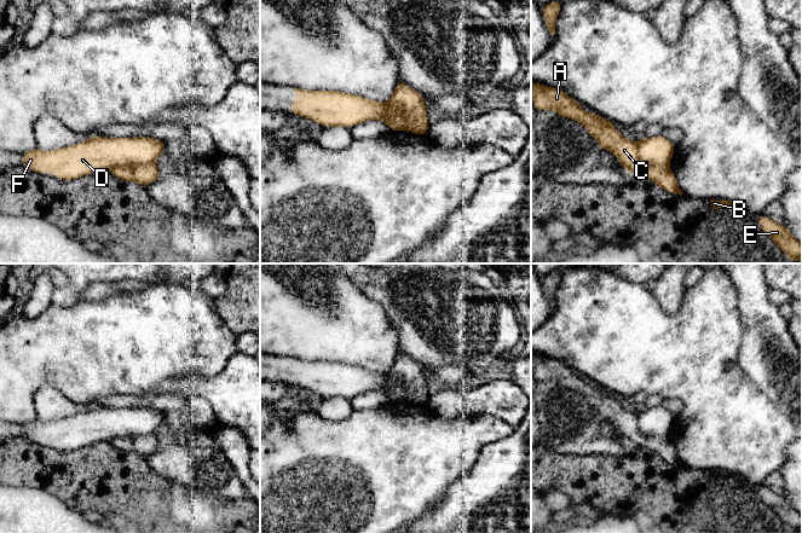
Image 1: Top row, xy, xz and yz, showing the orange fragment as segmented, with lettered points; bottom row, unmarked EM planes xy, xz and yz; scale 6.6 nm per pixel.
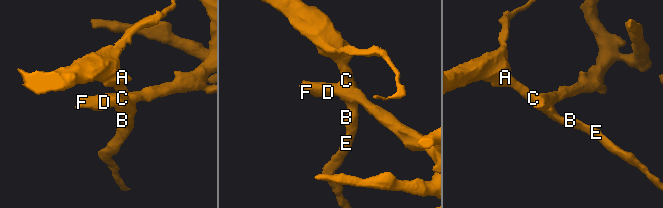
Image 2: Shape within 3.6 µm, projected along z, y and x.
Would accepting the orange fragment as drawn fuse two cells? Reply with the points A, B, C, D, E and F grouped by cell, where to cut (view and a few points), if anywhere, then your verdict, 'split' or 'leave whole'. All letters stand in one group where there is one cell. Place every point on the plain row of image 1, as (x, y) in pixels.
groups A B C E / D F; cut yz (636, 413), (638, 427), (645, 434), (668, 435); split

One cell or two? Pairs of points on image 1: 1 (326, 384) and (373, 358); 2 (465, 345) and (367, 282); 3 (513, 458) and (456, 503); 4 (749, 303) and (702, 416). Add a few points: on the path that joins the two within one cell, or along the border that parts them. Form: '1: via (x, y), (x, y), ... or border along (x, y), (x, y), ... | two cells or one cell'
1: border along (332, 360), (387, 372) | two cells
2: via (440, 320), (408, 296), (391, 289) | one cell
3: via (498, 473), (471, 500) | one cell
4: border along (737, 294), (737, 310), (742, 324), (739, 349) | two cells

